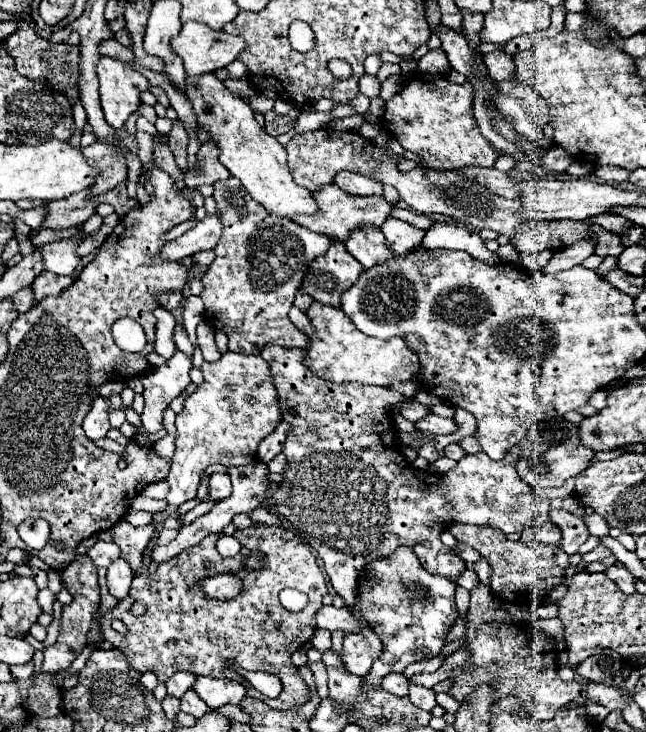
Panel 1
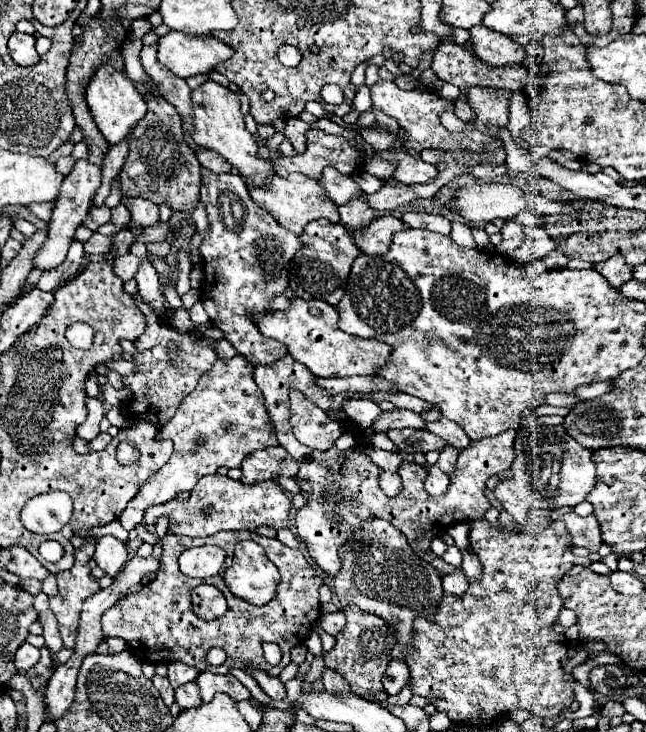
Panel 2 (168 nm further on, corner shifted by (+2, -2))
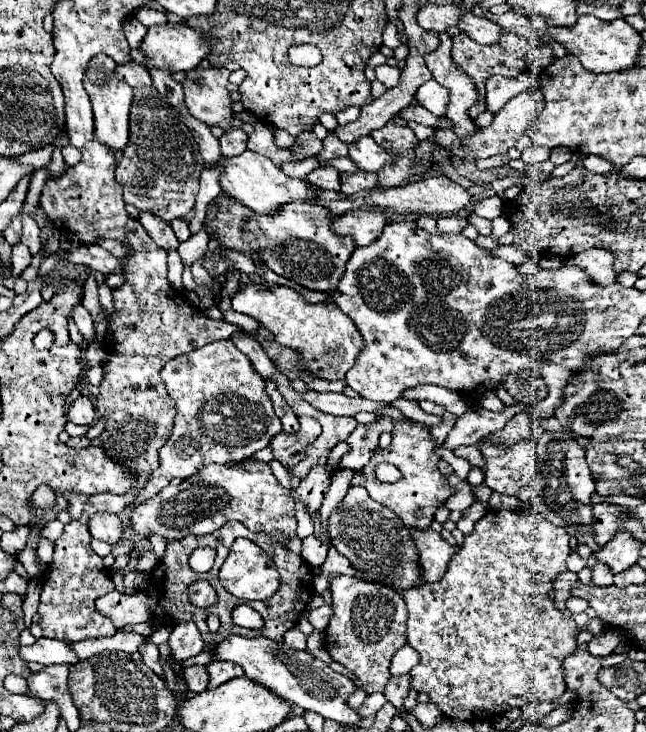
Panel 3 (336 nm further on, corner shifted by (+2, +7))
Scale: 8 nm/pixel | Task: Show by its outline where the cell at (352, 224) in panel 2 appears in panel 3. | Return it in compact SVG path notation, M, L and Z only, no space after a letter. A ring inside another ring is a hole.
M341 172L341 192L355 194L359 190L371 190L377 186L377 174L369 172Z

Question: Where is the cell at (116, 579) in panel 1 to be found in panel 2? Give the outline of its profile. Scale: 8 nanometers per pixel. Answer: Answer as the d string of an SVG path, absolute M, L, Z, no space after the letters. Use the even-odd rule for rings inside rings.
M105 535L97 541L95 561L105 571L107 577L115 579L121 573L121 569L125 567L127 559L129 559L129 553L125 549L125 543L121 543L119 539L115 539L111 535Z

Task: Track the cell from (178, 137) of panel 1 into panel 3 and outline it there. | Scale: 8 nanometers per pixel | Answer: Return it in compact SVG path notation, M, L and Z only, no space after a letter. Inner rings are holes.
M129 60L115 68L115 76L133 88L133 104L129 116L129 144L125 146L125 156L117 164L115 178L123 186L125 202L139 210L149 210L163 222L173 218L185 218L195 206L199 176L203 170L199 146L183 126L179 114L171 108L165 96L161 96L145 66Z

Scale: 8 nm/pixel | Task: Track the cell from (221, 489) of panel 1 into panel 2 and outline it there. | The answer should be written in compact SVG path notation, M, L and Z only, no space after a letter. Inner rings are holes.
M205 475L199 479L199 483L193 487L191 497L185 501L173 499L169 503L149 507L145 511L145 523L155 525L161 515L169 515L169 531L175 535L187 535L187 537L207 537L219 531L235 531L235 529L247 529L253 531L259 525L269 525L275 529L289 525L289 509L291 499L285 495L285 491L275 481L265 481L257 485L243 485L239 481L229 479L227 475Z

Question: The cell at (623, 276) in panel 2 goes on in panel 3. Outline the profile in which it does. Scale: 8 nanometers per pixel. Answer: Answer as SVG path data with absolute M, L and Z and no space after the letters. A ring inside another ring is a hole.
M593 248L583 254L571 256L567 260L567 264L583 268L589 274L589 278L593 278L593 282L597 282L599 286L609 286L615 282L615 276L617 276L617 272L613 270L613 260L615 260L615 256L611 252Z

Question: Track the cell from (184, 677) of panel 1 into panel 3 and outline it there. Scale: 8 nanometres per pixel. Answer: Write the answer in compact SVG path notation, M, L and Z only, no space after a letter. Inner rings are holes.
M179 622L169 636L169 646L179 662L199 654L205 648L201 632L197 626L193 626L193 622Z

